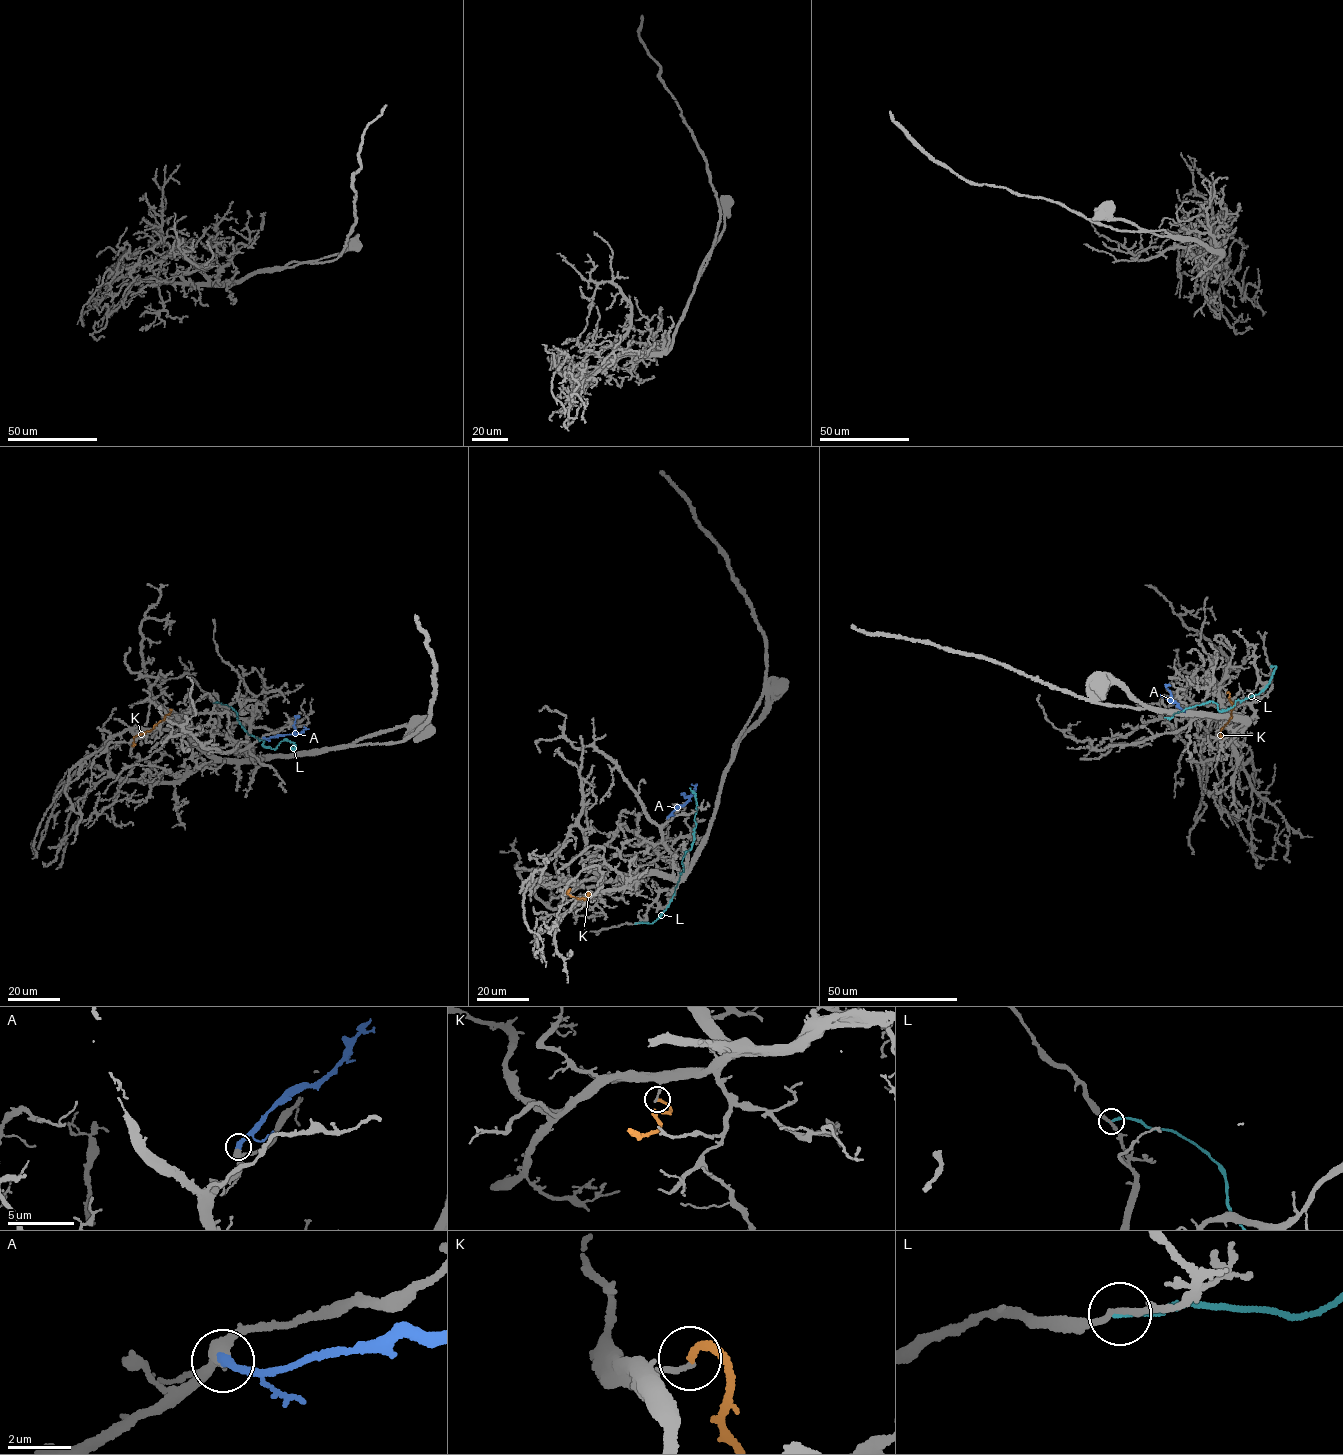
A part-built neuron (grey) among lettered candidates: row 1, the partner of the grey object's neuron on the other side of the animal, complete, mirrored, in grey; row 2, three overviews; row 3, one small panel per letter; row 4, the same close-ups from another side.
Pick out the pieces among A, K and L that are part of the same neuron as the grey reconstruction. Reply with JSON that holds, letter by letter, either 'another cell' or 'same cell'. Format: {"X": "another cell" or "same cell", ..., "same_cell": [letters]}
{"A": "same cell", "K": "another cell", "L": "another cell", "same_cell": ["A"]}

